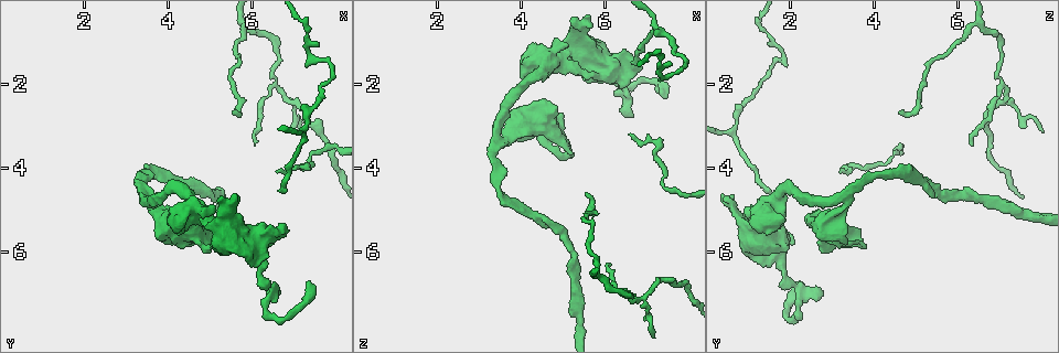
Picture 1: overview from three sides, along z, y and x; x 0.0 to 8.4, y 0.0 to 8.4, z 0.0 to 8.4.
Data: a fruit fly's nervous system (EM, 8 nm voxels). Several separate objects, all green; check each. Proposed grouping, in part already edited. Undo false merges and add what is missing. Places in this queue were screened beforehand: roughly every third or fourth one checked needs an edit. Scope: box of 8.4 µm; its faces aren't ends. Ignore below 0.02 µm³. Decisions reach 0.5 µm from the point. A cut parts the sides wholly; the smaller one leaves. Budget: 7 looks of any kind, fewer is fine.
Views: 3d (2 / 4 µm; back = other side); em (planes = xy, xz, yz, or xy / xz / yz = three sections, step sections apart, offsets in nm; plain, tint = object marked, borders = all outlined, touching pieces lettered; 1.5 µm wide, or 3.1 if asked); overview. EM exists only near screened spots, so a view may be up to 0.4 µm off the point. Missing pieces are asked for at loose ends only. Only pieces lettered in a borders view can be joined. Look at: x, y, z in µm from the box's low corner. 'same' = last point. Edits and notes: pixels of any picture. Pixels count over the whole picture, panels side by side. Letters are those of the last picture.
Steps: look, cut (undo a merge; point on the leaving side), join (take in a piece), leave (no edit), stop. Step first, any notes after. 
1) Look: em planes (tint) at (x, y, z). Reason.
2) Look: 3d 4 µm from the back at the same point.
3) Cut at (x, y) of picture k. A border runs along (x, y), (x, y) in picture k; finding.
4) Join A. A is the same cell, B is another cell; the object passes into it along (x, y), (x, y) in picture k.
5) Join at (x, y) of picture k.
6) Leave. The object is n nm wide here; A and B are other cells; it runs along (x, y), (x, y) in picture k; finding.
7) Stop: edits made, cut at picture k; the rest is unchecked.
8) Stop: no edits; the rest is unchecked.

Look: 3d 2 µm at (3.40, 4.70, 3.30). Sharp bend.

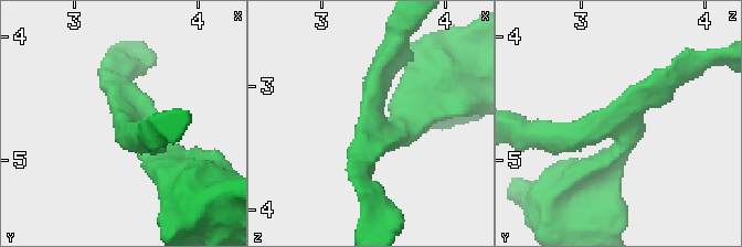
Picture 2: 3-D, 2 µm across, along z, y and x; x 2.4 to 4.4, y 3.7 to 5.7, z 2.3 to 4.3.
Look: em xz step 4 (borders) at (3.42, 4.68, 3.28). Need the tissue.

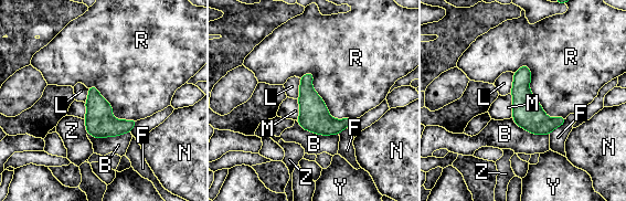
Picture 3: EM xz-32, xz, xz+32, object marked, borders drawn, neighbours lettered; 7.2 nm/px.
Leave. B, F, L, M, N, R, Y and Z are other cells; a border runs along (295, 120), (317, 134), (338, 134) in picture 3; one cell here.

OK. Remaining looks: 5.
Look: em planes (borders) at (7.35, 6.65, 2.15). Thin end.

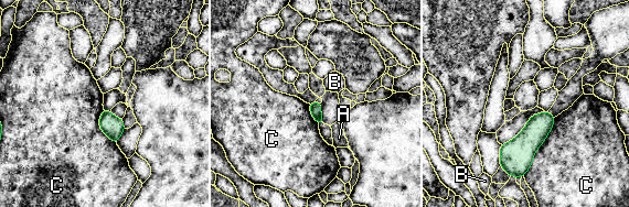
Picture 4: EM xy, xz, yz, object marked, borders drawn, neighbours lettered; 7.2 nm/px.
Leave. The longest contact is with C, 500 nm; A, B and C are other cells; a border runs along (555, 117), (552, 129), (523, 176) in picture 4; none of them fits.

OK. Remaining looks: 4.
Look: 3d 4 µm from the back at (5.75, 0.50, 6.50).

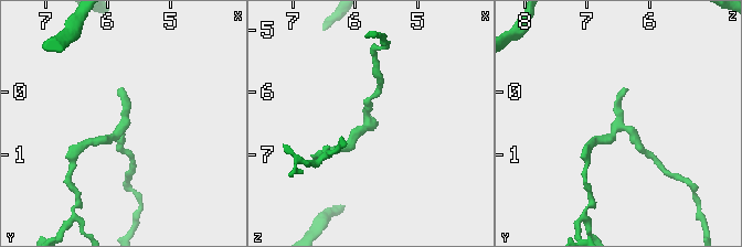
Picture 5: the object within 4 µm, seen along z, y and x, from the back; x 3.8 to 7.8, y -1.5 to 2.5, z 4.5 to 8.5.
Look: em xy step 4 (borders) at (5.80, 0.55, 6.50).

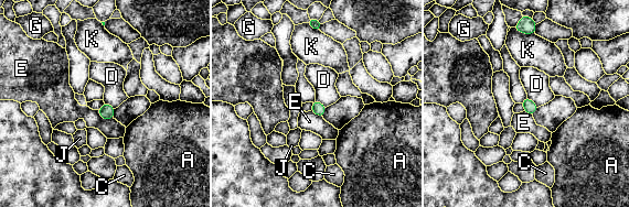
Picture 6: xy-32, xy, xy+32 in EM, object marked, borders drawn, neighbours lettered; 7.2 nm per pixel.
Leave. The object is 90 nm wide here; the longest contact is with K, 150 nm; A, C, D, E, G, J and K are other cells; continuous, no second cell.

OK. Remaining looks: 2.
Stop: no edits; the rest is unchecked.

